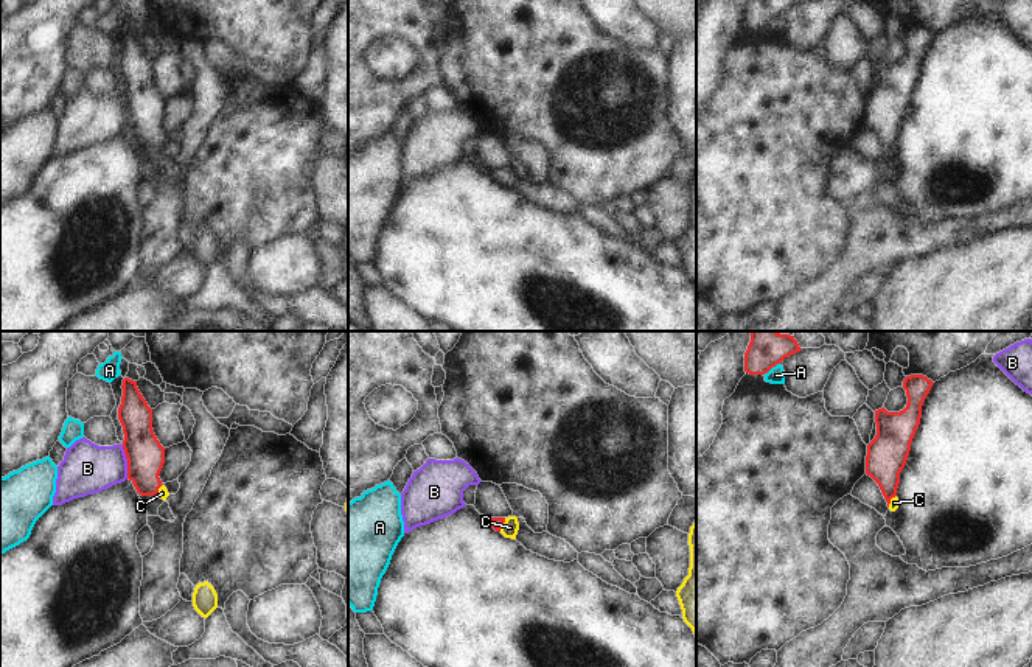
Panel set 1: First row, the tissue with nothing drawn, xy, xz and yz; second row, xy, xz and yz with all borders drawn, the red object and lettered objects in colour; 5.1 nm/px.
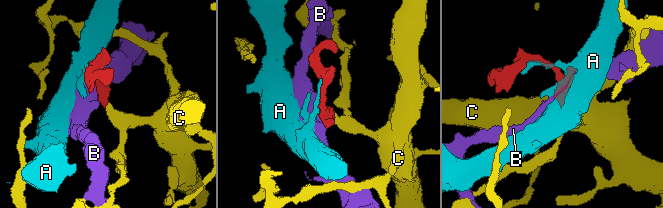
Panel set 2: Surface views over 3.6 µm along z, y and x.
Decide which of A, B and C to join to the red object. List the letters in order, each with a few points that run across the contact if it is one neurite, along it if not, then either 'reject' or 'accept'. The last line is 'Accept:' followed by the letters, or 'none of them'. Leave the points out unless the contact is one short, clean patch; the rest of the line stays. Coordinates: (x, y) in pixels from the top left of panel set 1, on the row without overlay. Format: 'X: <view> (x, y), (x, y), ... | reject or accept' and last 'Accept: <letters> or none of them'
A: reject
B: reject
C: xz (496, 174), (502, 176), (510, 179) | accept
Accept: C

